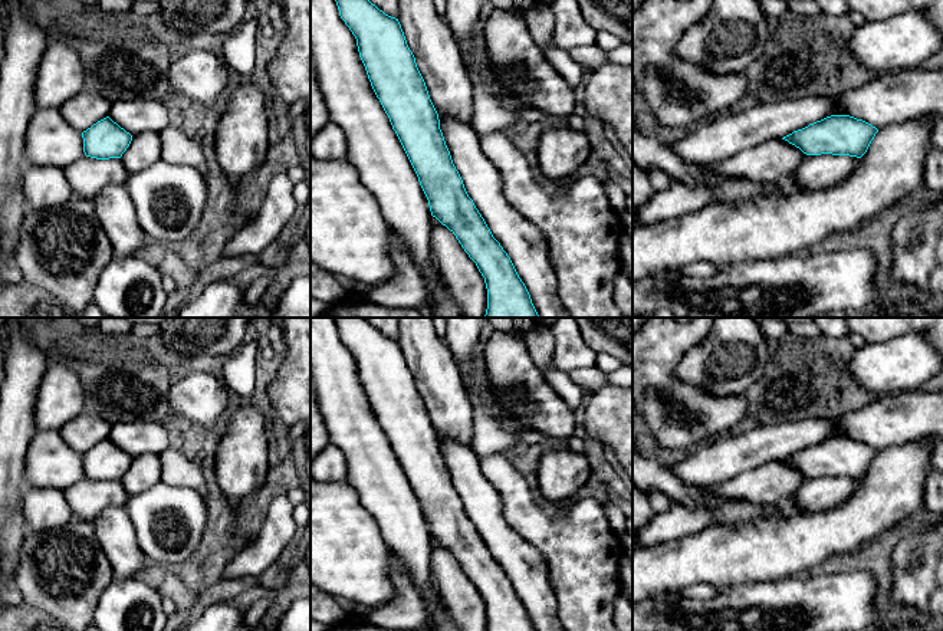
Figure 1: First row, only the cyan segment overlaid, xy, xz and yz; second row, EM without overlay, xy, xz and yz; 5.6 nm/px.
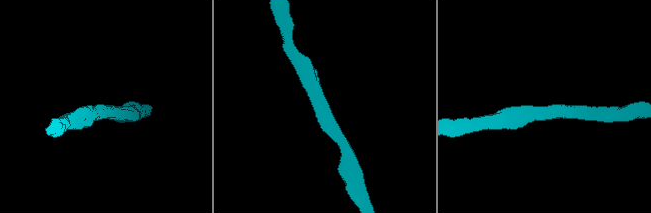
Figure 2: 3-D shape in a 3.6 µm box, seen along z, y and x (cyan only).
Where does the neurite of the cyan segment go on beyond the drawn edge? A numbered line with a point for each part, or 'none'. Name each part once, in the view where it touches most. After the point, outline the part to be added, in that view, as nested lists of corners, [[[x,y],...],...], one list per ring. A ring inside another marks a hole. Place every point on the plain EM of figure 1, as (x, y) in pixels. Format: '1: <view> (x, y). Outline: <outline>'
none

